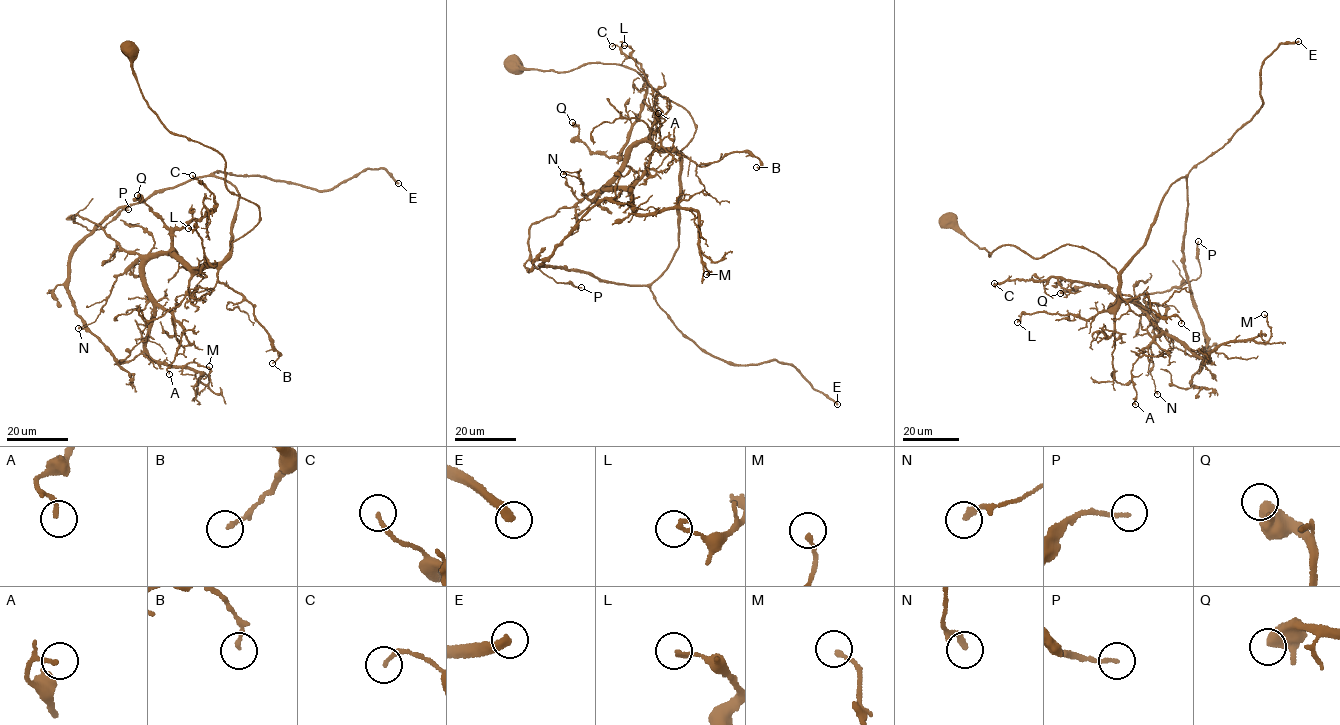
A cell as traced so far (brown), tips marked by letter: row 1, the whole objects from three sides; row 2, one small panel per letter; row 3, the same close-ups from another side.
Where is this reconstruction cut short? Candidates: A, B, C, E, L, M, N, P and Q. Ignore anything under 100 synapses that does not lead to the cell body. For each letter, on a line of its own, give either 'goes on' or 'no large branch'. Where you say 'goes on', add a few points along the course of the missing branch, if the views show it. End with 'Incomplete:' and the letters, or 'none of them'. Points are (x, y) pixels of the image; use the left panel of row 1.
A: no large branch
B: no large branch
C: no large branch
E: goes on
L: no large branch
M: no large branch
N: no large branch
P: no large branch
Q: no large branch
Incomplete: E

